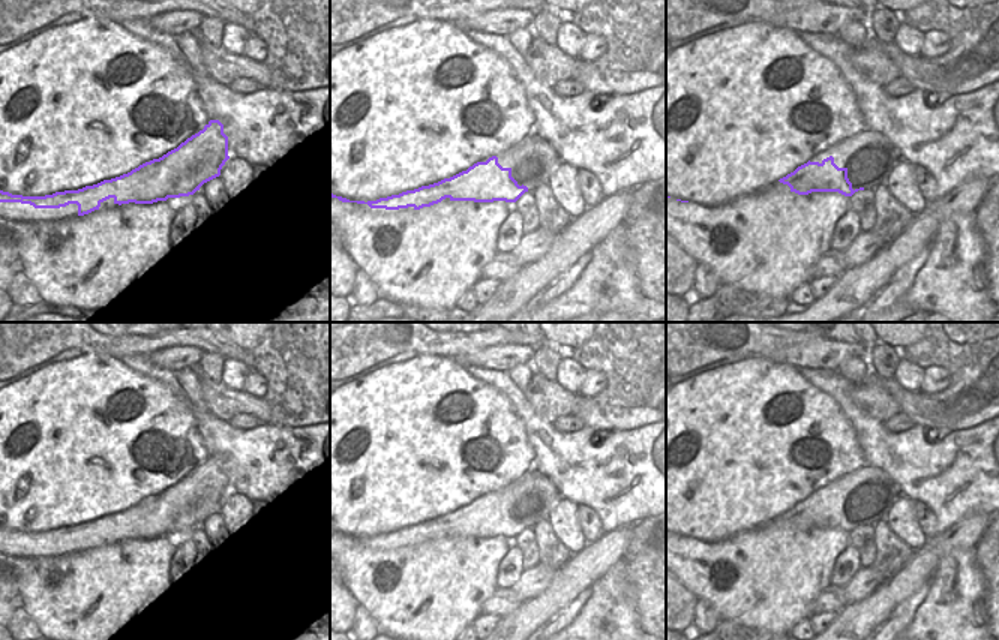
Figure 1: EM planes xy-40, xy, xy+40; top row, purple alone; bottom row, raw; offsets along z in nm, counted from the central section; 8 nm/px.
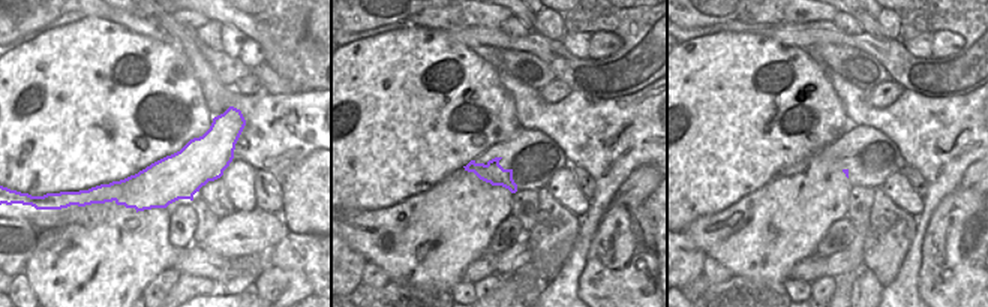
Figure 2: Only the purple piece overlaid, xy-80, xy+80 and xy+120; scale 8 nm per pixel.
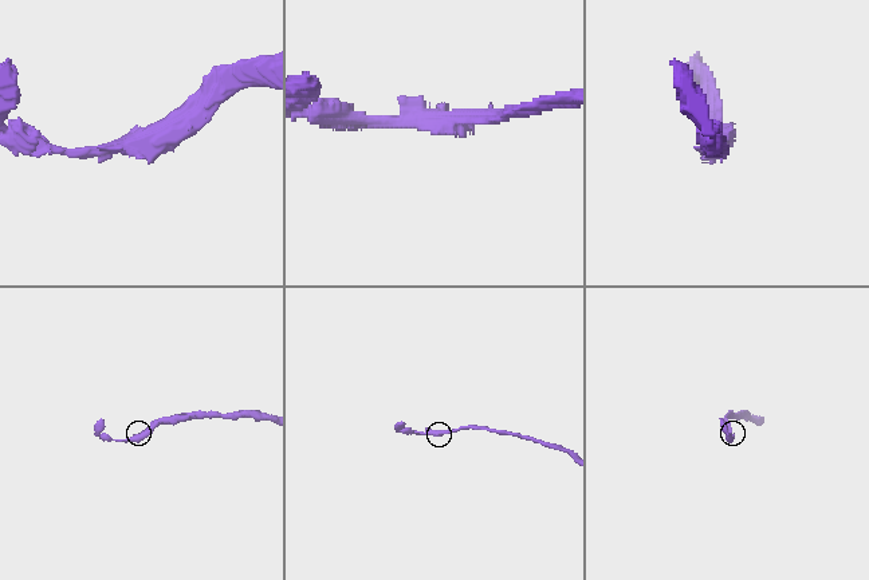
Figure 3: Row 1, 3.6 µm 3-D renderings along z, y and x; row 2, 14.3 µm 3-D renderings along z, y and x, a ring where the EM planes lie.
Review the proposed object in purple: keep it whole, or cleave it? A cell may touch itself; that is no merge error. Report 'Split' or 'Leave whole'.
Split.

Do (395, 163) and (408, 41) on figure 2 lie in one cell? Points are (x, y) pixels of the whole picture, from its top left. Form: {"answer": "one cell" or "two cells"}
{"answer": "one cell"}

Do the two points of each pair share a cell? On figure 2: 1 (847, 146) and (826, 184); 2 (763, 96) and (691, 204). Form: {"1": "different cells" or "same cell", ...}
{"1": "different cells", "2": "same cell"}

